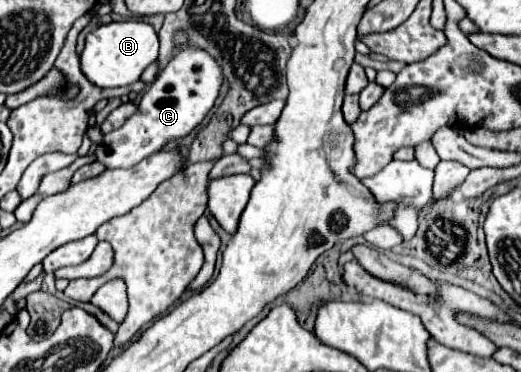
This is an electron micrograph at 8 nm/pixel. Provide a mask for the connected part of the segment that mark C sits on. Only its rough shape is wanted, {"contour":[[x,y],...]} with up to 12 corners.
{"contour":[[183,50],[105,134],[97,162],[129,168],[187,136],[223,76],[207,52]]}

